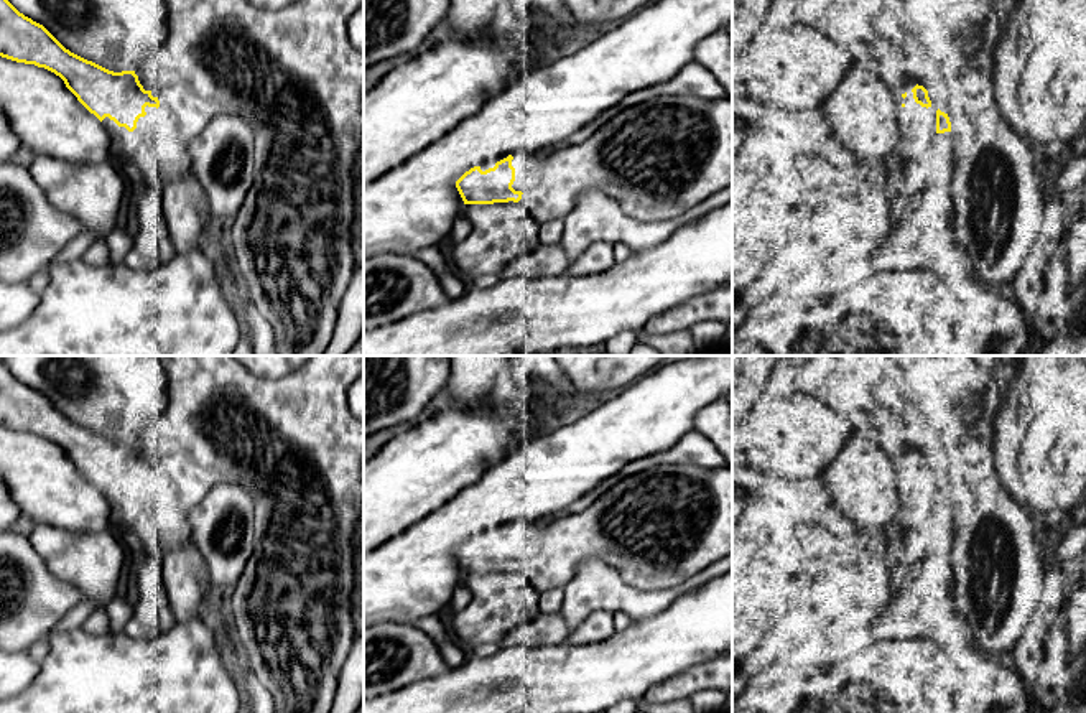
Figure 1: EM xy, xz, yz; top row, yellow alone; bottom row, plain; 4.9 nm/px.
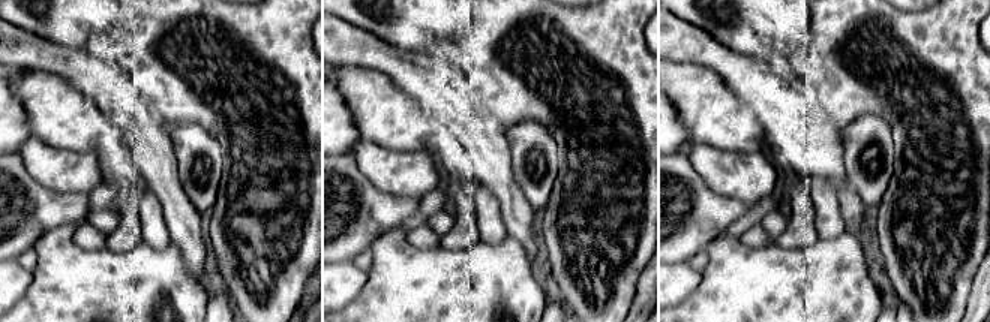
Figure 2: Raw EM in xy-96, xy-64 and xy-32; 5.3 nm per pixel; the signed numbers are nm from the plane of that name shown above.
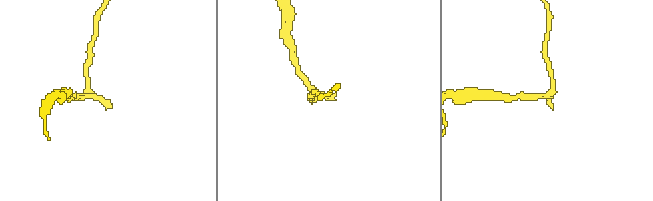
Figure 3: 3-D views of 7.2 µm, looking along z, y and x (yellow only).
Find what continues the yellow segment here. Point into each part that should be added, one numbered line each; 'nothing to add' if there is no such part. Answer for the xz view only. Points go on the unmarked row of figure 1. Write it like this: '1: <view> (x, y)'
1: xz (529, 534)

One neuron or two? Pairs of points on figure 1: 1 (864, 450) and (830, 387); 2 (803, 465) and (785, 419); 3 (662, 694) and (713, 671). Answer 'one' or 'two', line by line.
1: two
2: one
3: one

